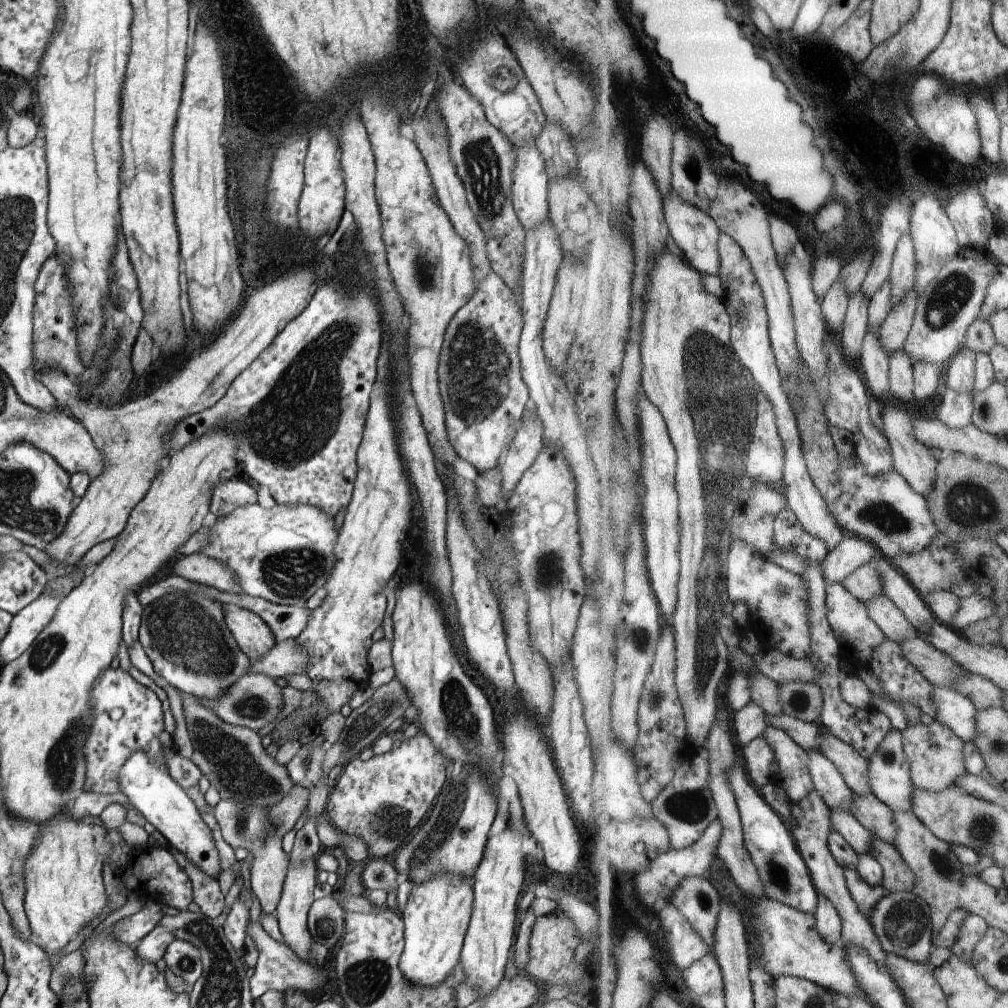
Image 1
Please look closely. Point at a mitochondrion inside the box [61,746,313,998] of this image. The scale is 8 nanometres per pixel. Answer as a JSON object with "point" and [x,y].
{"point":[185,964]}

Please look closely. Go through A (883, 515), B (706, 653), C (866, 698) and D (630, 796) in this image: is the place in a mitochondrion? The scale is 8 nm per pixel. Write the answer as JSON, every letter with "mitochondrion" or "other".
{"A":"mitochondrion","B":"mitochondrion","C":"other","D":"other"}

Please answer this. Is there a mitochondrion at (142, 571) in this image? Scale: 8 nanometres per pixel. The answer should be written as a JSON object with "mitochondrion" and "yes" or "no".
{"mitochondrion":"no"}

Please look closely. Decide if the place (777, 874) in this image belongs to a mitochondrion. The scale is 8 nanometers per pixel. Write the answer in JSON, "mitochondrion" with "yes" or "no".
{"mitochondrion":"yes"}

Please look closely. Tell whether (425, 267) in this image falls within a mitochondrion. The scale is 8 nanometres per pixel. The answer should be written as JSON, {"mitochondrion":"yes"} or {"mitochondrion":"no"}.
{"mitochondrion":"yes"}

